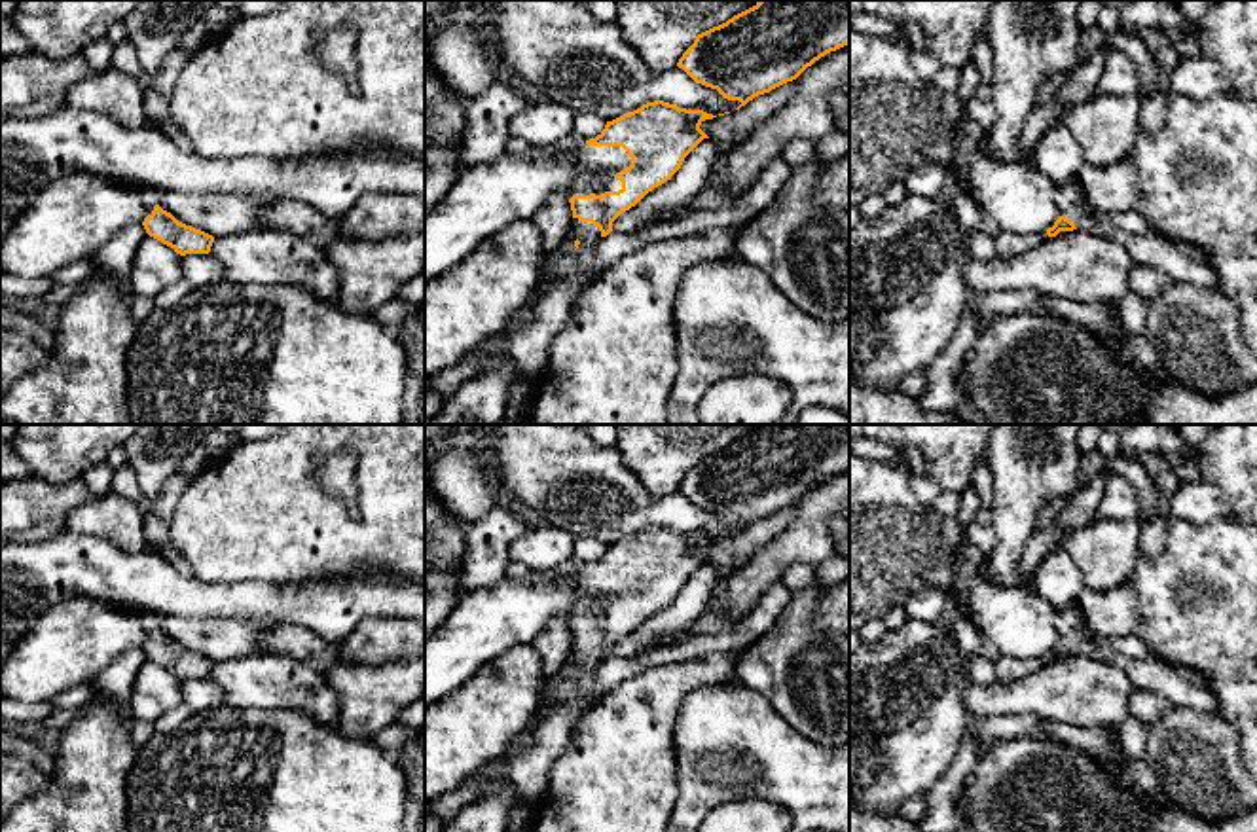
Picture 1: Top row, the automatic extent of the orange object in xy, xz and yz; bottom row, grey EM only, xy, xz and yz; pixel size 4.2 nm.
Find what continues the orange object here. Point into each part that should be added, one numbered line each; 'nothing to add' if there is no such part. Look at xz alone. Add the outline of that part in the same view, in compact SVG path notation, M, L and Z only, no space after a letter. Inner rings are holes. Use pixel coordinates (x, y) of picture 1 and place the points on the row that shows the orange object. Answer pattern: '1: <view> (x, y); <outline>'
1: xz (594, 158); M588 146L569 152L557 152L559 155L576 161L580 167L592 172L620 172L631 165L631 157L622 146Z

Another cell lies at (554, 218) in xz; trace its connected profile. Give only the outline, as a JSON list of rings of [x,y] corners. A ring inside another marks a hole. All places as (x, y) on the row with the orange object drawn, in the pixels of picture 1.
[[[561,193],[550,195],[542,208],[533,216],[533,222],[542,233],[544,248],[557,248],[573,222],[569,197]]]

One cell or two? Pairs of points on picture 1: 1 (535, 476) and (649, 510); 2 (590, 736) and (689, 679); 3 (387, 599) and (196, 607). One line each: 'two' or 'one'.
1: one
2: one
3: one

